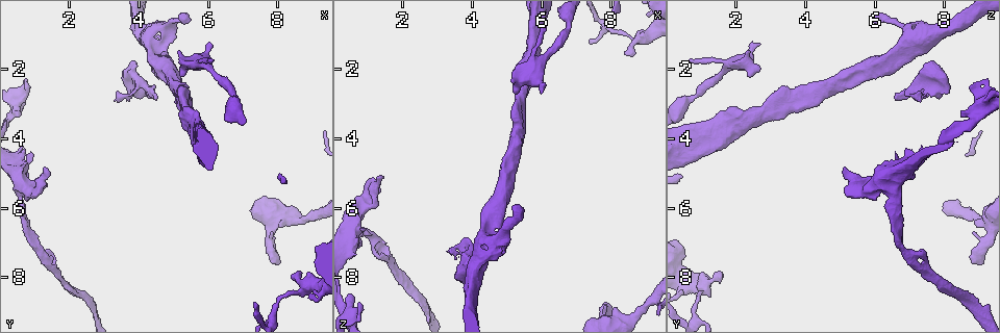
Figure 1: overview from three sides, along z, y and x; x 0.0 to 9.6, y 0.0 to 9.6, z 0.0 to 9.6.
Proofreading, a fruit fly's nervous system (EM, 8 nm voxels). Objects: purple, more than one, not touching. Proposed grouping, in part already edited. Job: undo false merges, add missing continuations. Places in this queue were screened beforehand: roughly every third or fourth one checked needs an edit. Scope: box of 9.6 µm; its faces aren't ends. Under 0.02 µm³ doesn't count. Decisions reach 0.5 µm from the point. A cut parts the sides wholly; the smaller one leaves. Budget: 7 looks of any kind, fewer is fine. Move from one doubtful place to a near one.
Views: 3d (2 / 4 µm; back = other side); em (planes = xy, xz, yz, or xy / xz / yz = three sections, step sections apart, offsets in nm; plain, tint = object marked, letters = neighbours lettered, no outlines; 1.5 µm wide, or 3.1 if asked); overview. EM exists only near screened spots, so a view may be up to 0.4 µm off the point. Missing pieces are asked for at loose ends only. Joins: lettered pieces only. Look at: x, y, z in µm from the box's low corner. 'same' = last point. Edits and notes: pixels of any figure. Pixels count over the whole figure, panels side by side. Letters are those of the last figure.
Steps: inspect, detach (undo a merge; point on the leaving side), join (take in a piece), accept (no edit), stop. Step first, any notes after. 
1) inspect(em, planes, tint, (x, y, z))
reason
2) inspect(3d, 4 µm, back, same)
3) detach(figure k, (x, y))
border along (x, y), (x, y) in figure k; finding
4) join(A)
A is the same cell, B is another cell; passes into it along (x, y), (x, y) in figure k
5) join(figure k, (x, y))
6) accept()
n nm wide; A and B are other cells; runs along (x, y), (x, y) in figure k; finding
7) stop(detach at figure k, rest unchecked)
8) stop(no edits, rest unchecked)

inspect(3d, 4 µm, (3.40, 2.90, 7.30))
thin end

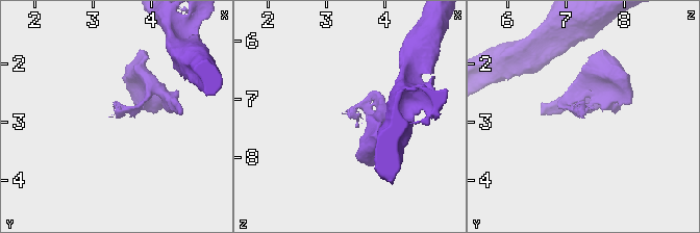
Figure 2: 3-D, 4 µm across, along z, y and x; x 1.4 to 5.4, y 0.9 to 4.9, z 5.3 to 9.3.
inspect(em, yz, step 4, tint, (3.40, 2.90, 7.30))
shape alone is not enough

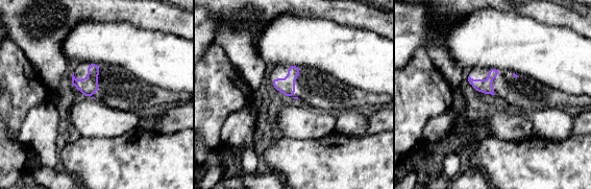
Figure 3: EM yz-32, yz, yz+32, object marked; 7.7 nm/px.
inspect(em, planes, letters, same)
another direction

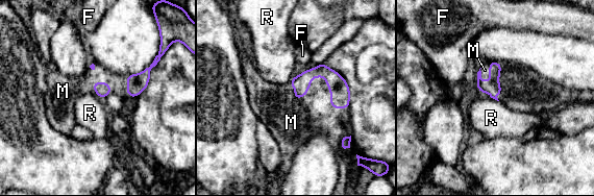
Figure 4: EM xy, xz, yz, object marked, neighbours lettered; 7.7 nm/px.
join(M)
M is the same cell, F and R are other cells; the cell continues

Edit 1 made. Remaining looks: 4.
inspect(em, planes, plain, (5.15, 2.55, 3.40))
branch stops here

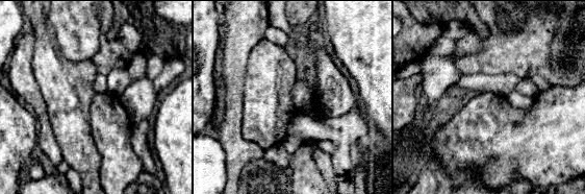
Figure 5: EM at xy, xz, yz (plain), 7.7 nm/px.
inspect(em, planes, tint, same)

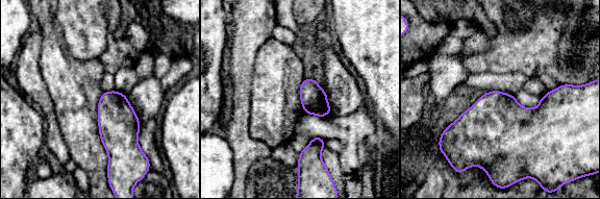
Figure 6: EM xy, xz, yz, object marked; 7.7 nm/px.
inspect(em, planes, letters, same)
see the neighbours

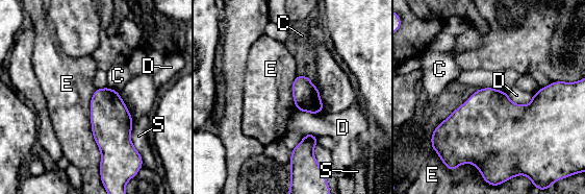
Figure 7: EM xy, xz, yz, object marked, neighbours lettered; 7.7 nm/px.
accept()
C, D, E and S are other cells; border along (95, 89), (90, 120), (100, 168) in figure 7; none of them fits

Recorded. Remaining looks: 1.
inspect(em, xy, step 8, letters, (5.70, 3.35, 1.30))
stops while still wide

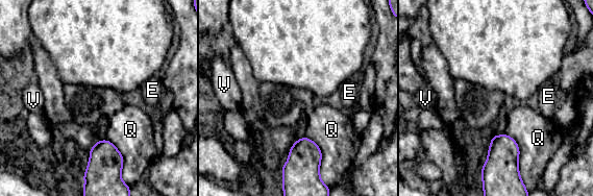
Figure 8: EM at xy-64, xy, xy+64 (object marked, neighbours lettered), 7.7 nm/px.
accept()
E, Q and V are other cells; none of them fits

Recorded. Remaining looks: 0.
stop(join at figure 4, rest unchecked)

